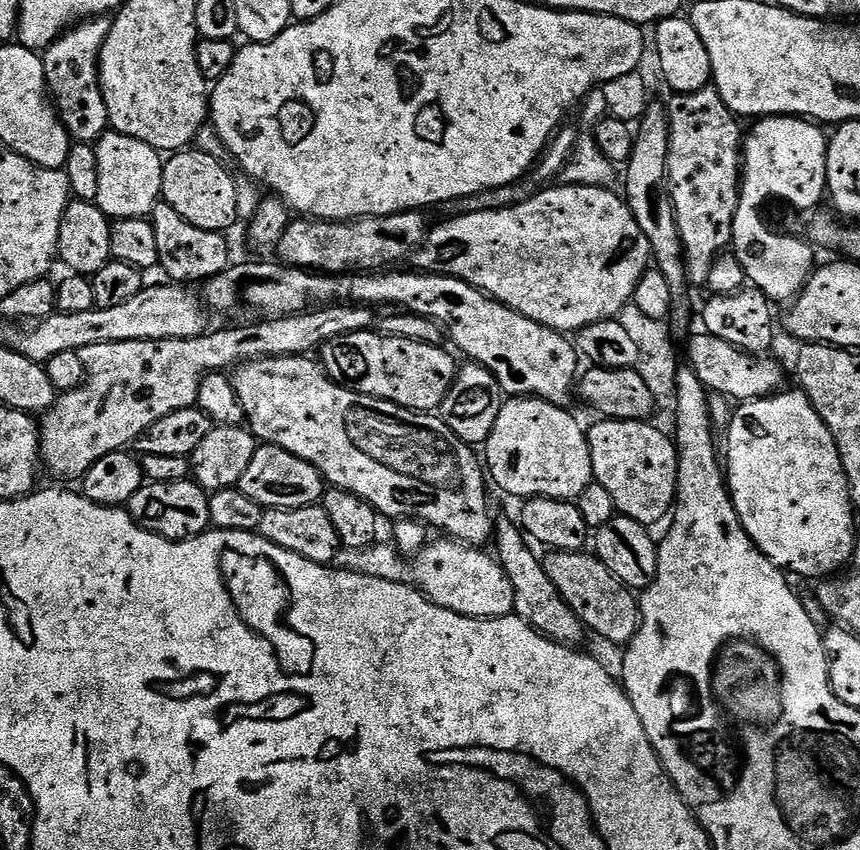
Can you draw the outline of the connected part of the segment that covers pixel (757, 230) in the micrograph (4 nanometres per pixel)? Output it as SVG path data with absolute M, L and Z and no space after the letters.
M766 116L755 121L752 129L747 129L742 140L742 179L740 182L740 201L734 214L731 251L735 252L738 262L742 262L747 283L756 288L767 300L791 302L799 296L801 289L812 277L817 267L817 253L807 239L796 236L779 236L774 229L768 228L764 221L764 203L767 200L785 200L796 208L815 209L820 199L825 199L828 187L828 142L825 129L817 126L811 119L794 116Z

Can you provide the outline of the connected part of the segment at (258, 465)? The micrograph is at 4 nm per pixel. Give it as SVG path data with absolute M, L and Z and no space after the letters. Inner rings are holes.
M261 443L257 447L254 458L250 461L250 466L242 474L238 487L242 490L242 494L254 498L254 502L258 502L263 509L305 508L311 504L319 505L323 501L326 491L326 481L324 476L310 462L306 462L302 458L298 458L294 454L290 454L273 444Z

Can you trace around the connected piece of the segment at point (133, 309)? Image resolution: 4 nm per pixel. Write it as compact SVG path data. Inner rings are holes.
M175 282L163 283L156 284L153 288L152 285L144 287L141 292L134 294L134 298L130 298L130 302L122 302L122 306L94 307L86 314L56 312L45 316L32 327L21 326L16 322L5 323L3 347L12 348L34 362L47 365L54 354L79 352L86 346L131 340L185 340L202 336L209 331L209 313L201 297L197 293L196 297L191 287Z

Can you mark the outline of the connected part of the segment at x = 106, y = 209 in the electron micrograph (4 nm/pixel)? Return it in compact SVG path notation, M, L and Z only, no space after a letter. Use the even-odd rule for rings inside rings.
M107 131L94 145L98 164L98 194L94 201L102 214L112 220L151 217L154 206L161 203L164 160L155 148L138 142L121 132Z

